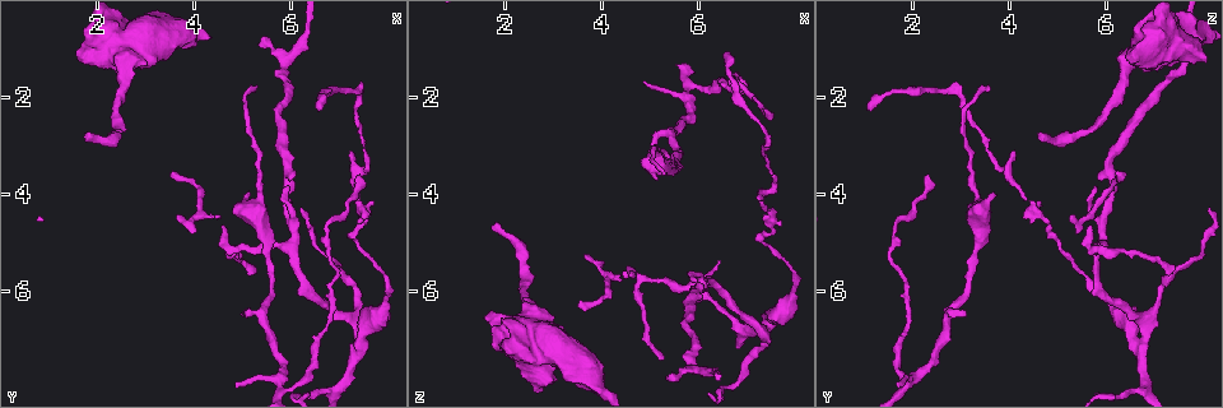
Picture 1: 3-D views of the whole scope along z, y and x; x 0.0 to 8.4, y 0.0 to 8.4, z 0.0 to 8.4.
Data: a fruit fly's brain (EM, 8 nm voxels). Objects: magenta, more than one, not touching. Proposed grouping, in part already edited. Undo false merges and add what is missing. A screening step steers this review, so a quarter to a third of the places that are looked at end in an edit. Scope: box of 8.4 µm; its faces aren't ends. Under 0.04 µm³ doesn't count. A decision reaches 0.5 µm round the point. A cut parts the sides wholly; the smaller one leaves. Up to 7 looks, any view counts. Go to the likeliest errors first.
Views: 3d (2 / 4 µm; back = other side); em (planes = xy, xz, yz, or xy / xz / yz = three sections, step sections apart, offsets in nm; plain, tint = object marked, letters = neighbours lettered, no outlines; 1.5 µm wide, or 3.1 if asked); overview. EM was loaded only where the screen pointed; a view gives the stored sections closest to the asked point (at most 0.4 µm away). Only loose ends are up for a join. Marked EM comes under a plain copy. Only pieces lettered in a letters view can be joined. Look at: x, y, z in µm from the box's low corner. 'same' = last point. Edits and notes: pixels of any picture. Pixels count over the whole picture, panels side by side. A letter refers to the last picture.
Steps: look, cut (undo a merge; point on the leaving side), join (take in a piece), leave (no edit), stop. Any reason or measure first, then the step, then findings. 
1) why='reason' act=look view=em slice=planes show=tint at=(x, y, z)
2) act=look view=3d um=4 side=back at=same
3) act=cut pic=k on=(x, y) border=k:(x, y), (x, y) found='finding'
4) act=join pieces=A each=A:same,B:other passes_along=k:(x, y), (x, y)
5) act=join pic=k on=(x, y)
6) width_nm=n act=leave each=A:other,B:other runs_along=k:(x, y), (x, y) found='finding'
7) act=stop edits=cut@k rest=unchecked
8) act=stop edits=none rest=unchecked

why='three-way junction' act=look view=3d um=4 at=(5.80, 7.90, 1.90)

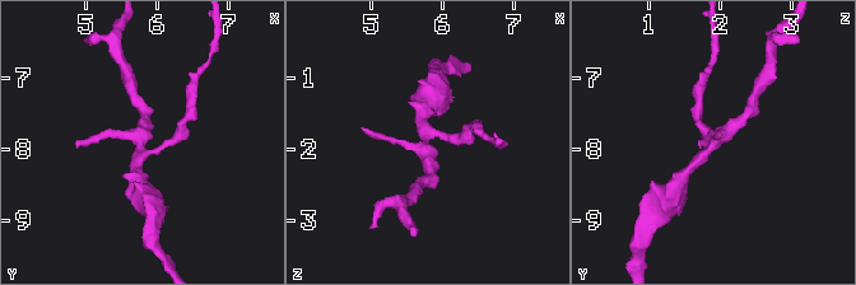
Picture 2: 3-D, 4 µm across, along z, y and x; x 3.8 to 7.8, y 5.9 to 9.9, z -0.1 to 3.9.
act=look view=em slice=planes show=letters at=(5.75, 7.95, 1.90)

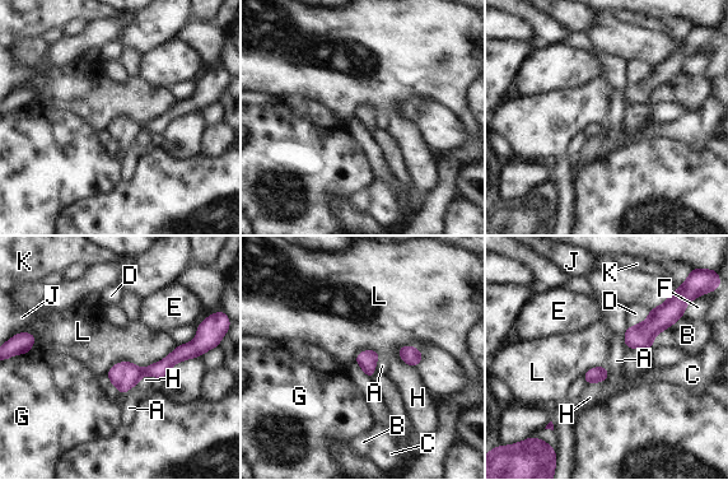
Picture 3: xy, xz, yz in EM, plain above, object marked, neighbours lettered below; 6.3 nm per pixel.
longest_contact=L:500nm act=leave each=A:other,B:other,C:other,D:other,E:other,F:other,G:other,H:other,J:other,K:other,L:other runs_along=3:(192, 345), (159, 369), (111, 374) found='all the same cell'

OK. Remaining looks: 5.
why='thin end' act=look view=em slice=planes show=letters at=(5.35, 1.85, 3.60)

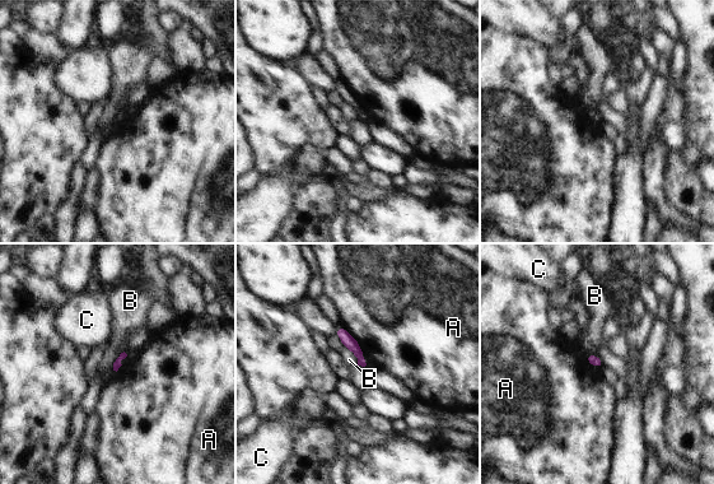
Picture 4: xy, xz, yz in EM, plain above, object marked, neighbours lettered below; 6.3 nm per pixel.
act=leave each=A:other,B:other,C:other runs_along=4:(340, 330), (359, 353), (362, 362) found='no lettered piece goes on from it'

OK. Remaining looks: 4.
why='thin end' act=look view=em slice=yz step=8 show=letters at=(5.25, 5.55, 7.40)

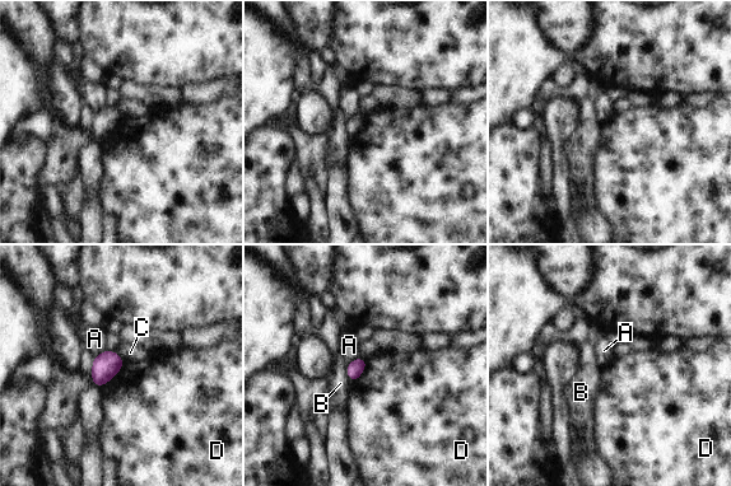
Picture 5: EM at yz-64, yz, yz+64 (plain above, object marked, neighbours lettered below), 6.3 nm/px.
why='another direction' act=look view=em slice=planes show=letters at=same

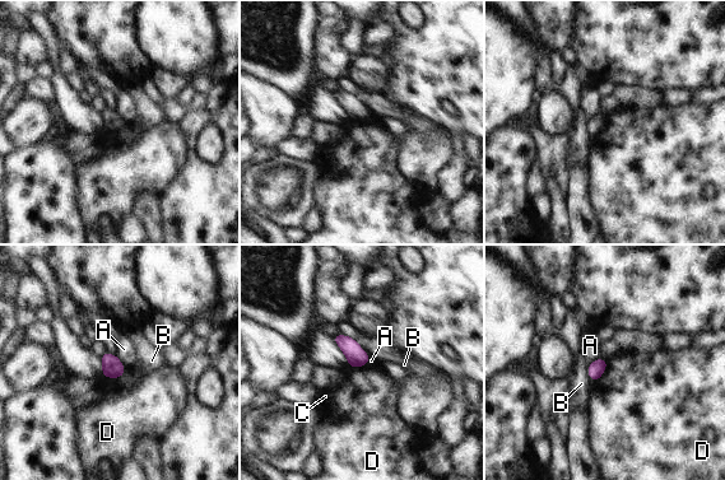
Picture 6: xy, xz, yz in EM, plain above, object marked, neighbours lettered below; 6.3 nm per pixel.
act=leave each=A:other,B:other,C:other,D:other border=6:(608, 360), (604, 372), (594, 382) found='none of them fits'

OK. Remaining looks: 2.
act=stop edits=none rest=unchecked

